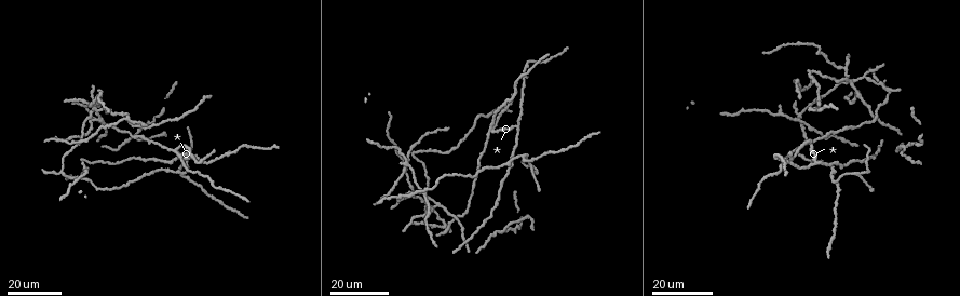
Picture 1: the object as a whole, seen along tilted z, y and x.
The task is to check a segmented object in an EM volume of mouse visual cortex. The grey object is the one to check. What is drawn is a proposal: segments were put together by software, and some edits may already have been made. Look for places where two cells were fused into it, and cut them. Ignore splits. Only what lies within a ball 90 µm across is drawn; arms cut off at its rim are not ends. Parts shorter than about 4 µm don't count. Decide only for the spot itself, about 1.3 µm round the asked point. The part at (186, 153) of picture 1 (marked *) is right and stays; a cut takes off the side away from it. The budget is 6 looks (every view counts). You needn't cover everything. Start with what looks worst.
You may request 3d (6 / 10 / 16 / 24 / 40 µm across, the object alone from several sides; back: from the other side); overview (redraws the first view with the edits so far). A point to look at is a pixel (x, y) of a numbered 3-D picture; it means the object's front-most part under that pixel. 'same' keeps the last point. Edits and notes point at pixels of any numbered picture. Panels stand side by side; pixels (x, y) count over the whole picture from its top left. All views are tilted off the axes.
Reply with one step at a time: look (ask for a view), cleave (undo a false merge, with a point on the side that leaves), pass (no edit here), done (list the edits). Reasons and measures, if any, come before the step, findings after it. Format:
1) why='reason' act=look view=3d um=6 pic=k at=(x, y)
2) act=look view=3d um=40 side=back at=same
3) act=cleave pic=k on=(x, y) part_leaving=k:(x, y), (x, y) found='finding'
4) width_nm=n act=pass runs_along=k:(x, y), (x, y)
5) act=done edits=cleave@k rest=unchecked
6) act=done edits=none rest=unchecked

why='three-way junction' act=look view=3d um=24 pic=1 at=(531, 169)

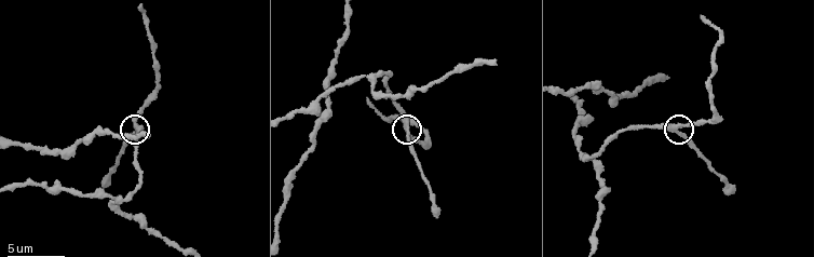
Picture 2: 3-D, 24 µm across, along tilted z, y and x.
why='zoom in' act=look view=3d um=10 pic=2 at=(409, 130)

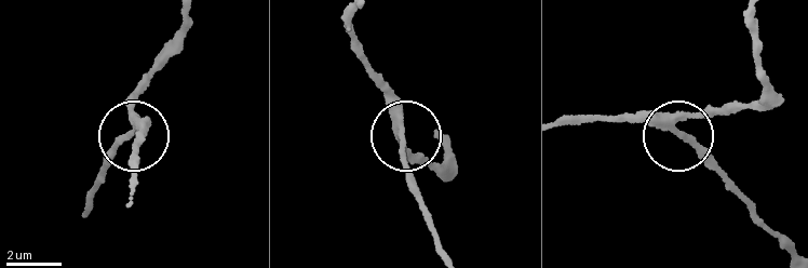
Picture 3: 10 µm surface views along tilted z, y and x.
arms=3 act=pass found='all the same cell'

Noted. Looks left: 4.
why='branch point' act=look view=3d um=16 pic=1 at=(813, 126)

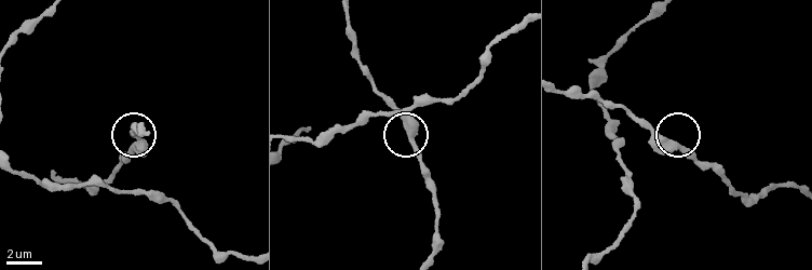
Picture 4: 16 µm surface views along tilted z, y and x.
why='closer look' act=look view=3d um=6 pic=4 at=(668, 141)

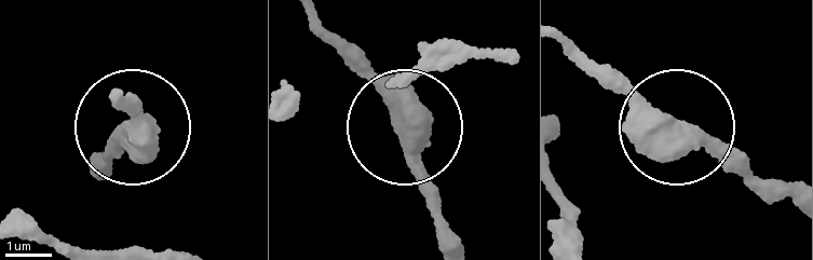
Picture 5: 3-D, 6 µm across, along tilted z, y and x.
act=look view=3d um=6 side=back pic=5 at=(671, 126)

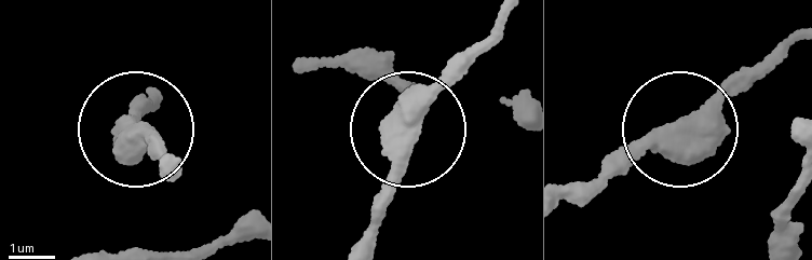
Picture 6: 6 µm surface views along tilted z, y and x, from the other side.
arms=3 act=pass runs_along=6:(773, 233), (680, 132), (598, 186) found='continuous, no second cell'

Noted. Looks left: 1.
why='branch point' act=look view=3d um=16 pic=2 at=(377, 78)

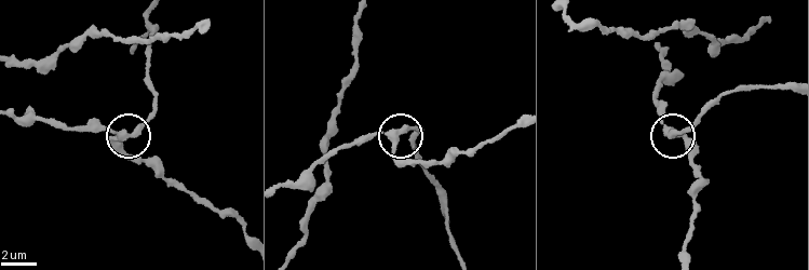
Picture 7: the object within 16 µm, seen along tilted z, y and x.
width_nm=310 act=pass found='one cell here'

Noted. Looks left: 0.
act=done edits=none rest=unchecked

